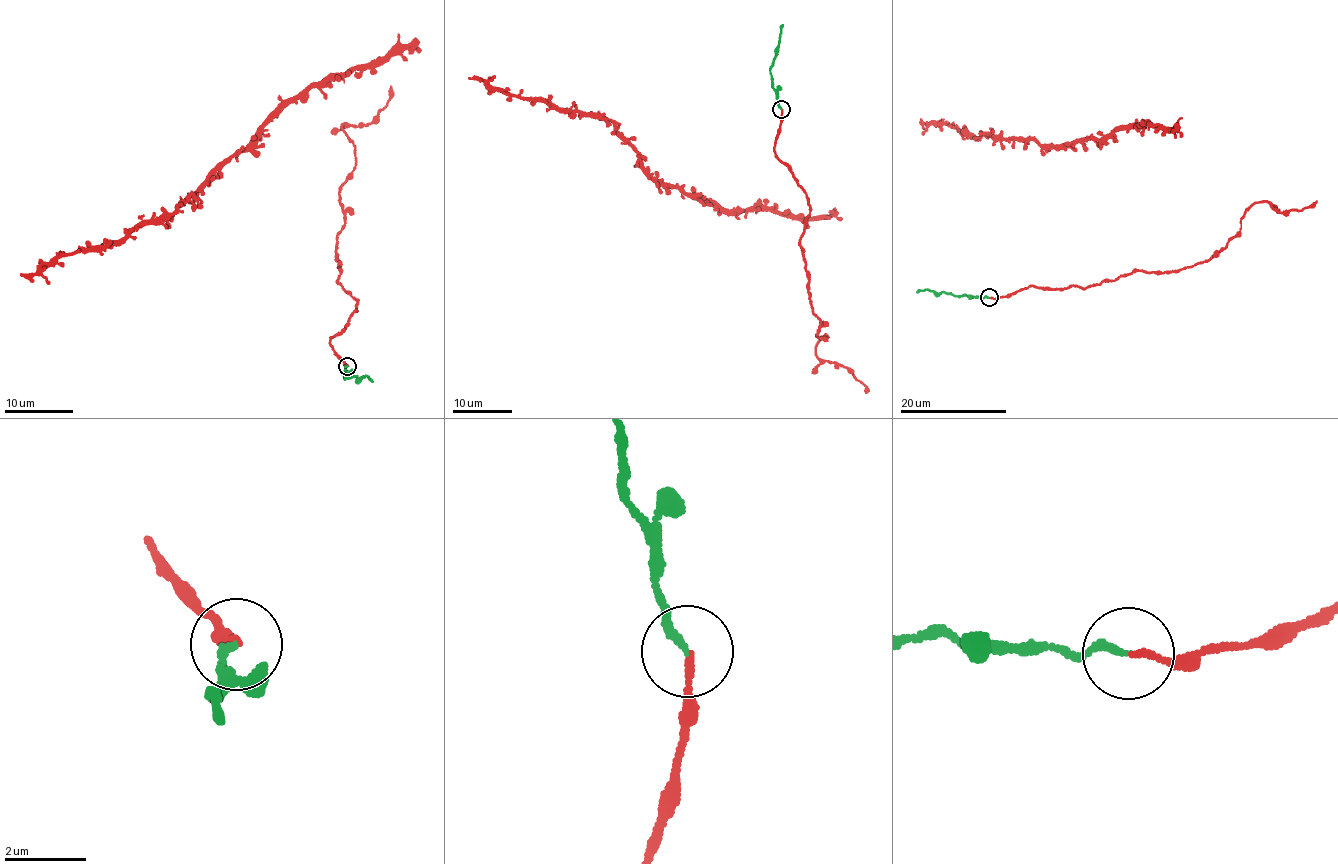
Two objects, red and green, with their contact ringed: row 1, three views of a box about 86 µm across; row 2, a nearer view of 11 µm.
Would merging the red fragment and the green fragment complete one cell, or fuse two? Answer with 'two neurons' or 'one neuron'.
one neuron

